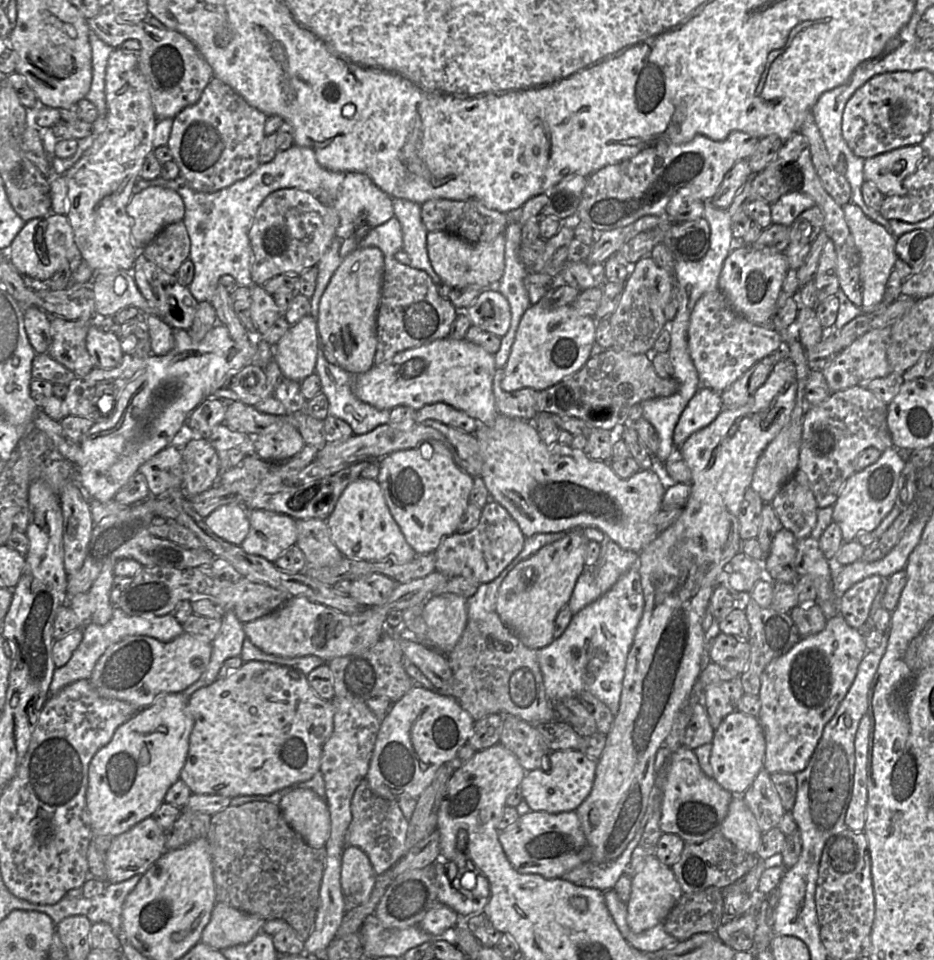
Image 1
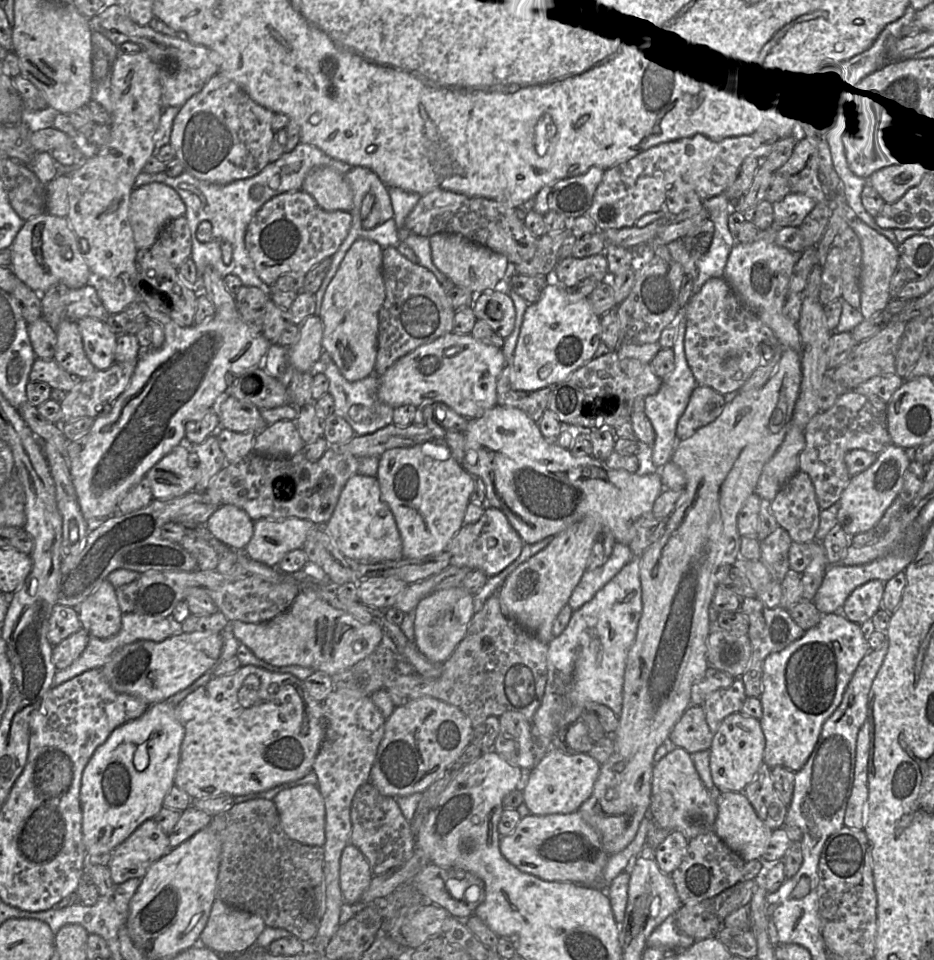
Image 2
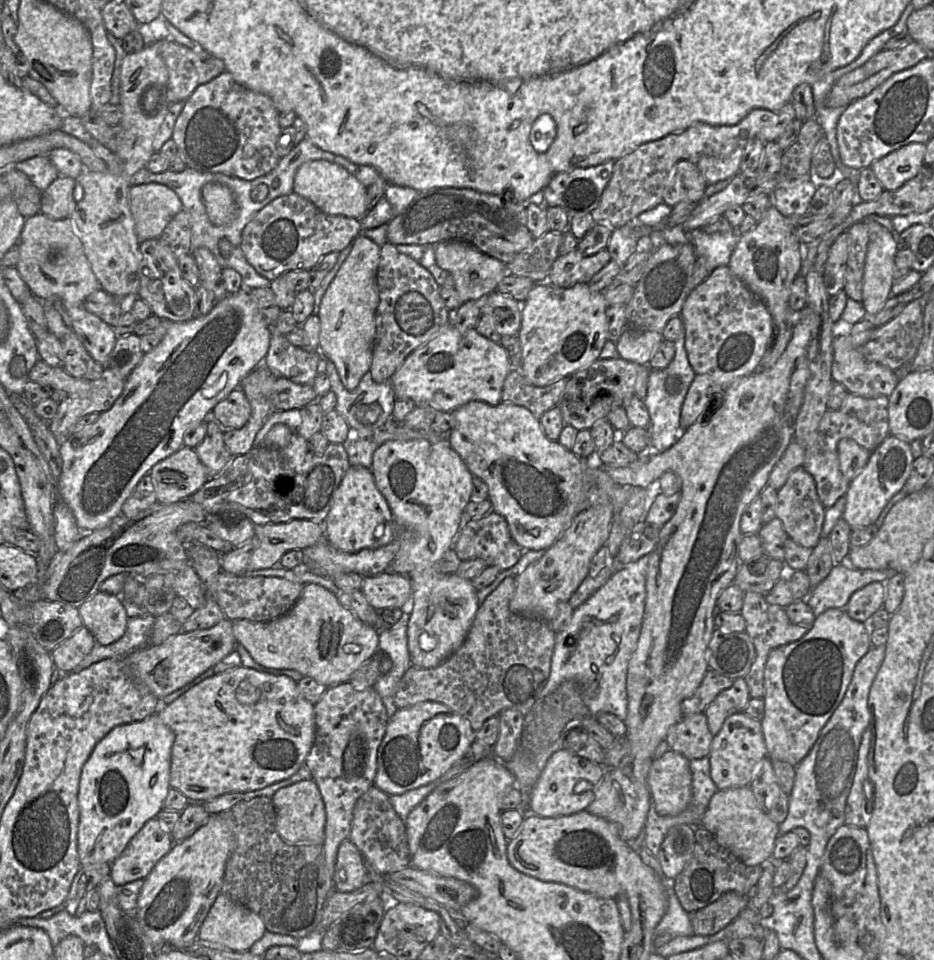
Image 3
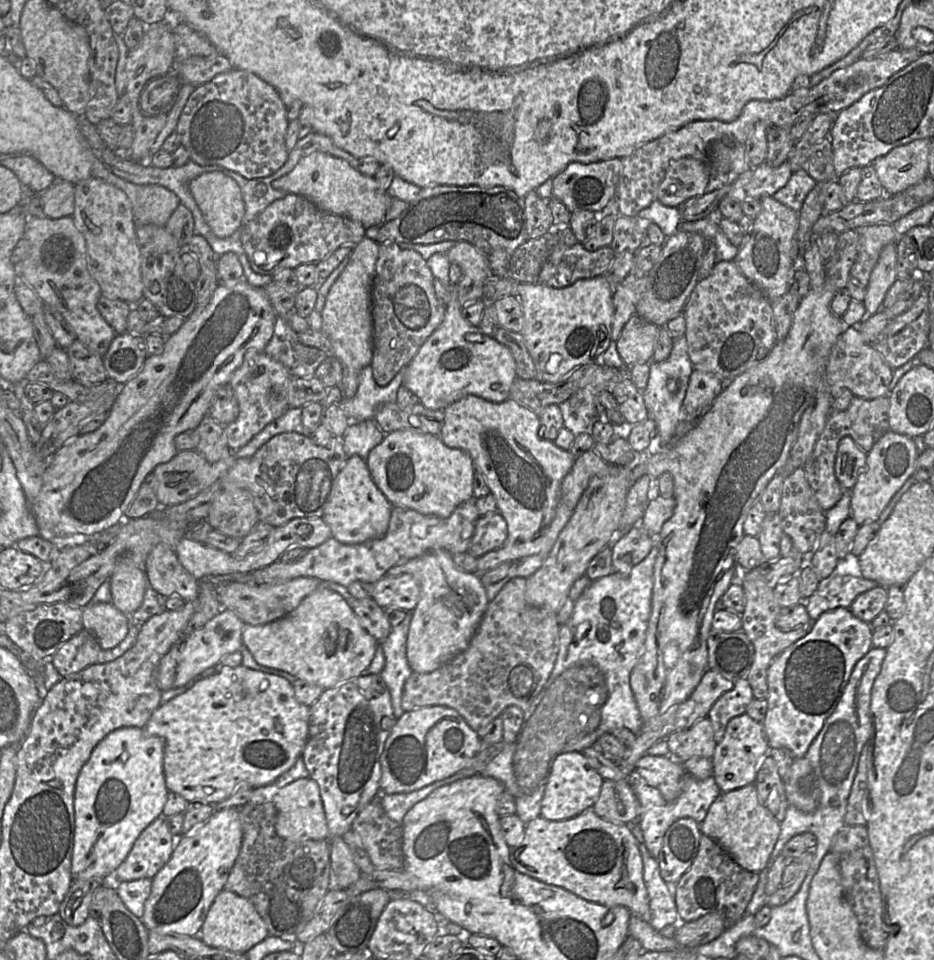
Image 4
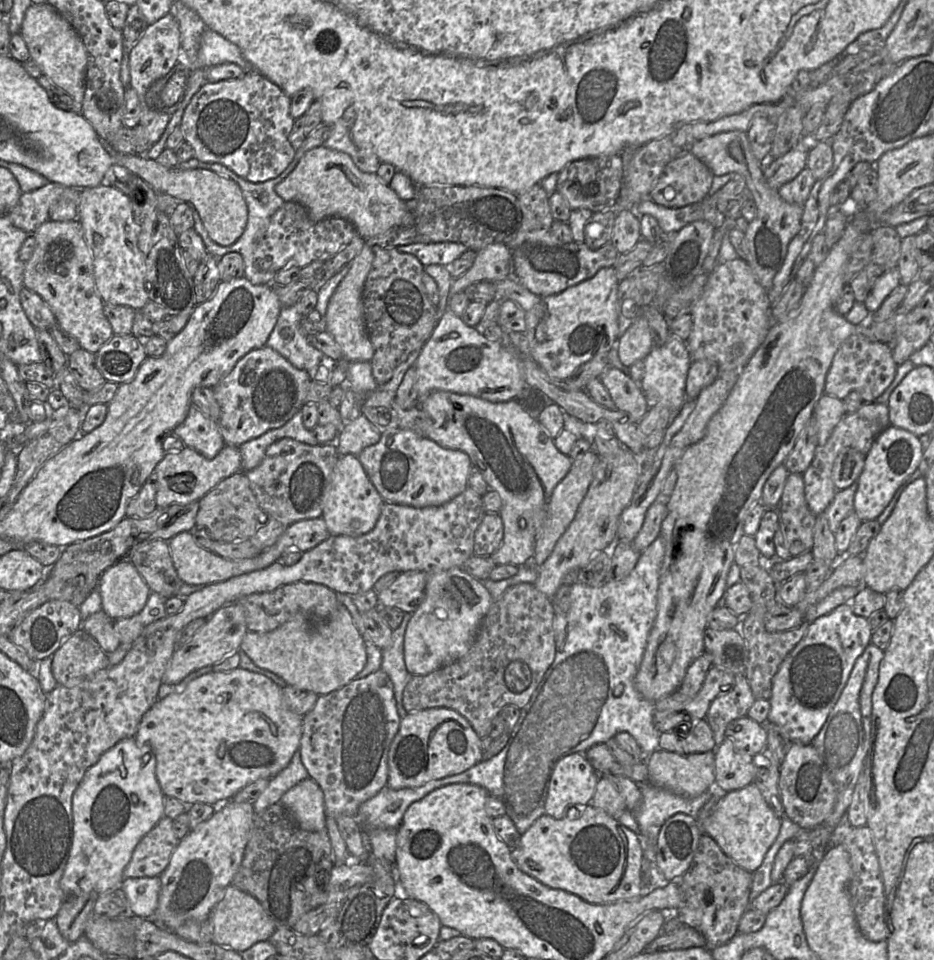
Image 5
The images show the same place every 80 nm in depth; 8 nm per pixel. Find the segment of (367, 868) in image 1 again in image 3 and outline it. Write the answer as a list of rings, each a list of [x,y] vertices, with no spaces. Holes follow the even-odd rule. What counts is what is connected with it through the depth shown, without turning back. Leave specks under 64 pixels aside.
[[[349,839],[338,848],[333,882],[334,889],[343,893],[357,890],[367,882],[364,857]]]

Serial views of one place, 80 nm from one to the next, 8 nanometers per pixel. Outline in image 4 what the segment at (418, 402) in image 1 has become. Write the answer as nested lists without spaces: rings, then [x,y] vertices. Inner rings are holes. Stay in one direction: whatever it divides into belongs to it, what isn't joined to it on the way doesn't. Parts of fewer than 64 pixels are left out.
[[[457,284],[452,285],[443,322],[419,348],[406,366],[403,385],[428,409],[444,410],[467,395],[479,396],[493,403],[509,398],[516,373],[516,363],[510,350],[473,326],[462,315],[457,296]]]

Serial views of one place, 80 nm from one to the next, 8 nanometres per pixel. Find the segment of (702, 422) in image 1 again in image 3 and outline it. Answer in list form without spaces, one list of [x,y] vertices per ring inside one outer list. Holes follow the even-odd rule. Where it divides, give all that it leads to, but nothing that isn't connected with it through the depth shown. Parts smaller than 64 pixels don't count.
[[[696,374],[681,408],[680,426],[689,428],[697,421],[703,421],[706,411],[714,411],[724,398],[724,390],[709,375]]]

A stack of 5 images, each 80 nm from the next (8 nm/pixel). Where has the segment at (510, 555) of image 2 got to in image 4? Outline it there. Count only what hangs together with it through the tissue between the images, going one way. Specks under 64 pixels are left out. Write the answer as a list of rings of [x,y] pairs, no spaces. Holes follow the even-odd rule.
[[[498,511],[480,514],[475,522],[468,553],[478,558],[501,547],[507,539],[507,524]]]

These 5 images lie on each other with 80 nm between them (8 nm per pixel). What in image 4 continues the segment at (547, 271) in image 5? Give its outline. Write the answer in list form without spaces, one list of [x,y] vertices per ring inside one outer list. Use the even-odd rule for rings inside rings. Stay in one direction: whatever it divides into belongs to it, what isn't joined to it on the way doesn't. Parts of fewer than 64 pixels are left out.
[[[559,243],[543,264],[538,282],[553,288],[564,288],[579,279],[603,275],[615,257],[610,246],[588,251],[581,243],[571,247]]]

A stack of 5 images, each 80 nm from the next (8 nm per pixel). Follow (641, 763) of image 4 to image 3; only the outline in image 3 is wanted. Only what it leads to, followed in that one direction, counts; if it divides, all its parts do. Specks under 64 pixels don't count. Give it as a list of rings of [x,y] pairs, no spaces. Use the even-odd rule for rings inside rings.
[[[668,750],[661,757],[652,760],[647,784],[659,815],[680,814],[691,805],[693,798],[690,760]]]

